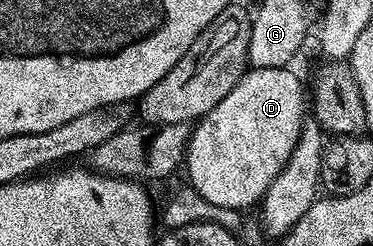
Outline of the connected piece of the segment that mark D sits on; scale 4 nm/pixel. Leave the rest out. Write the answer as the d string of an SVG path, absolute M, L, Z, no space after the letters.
M248 68L243 78L209 111L194 122L185 150L186 180L217 207L246 211L265 195L281 167L293 155L303 130L305 89L290 68Z

